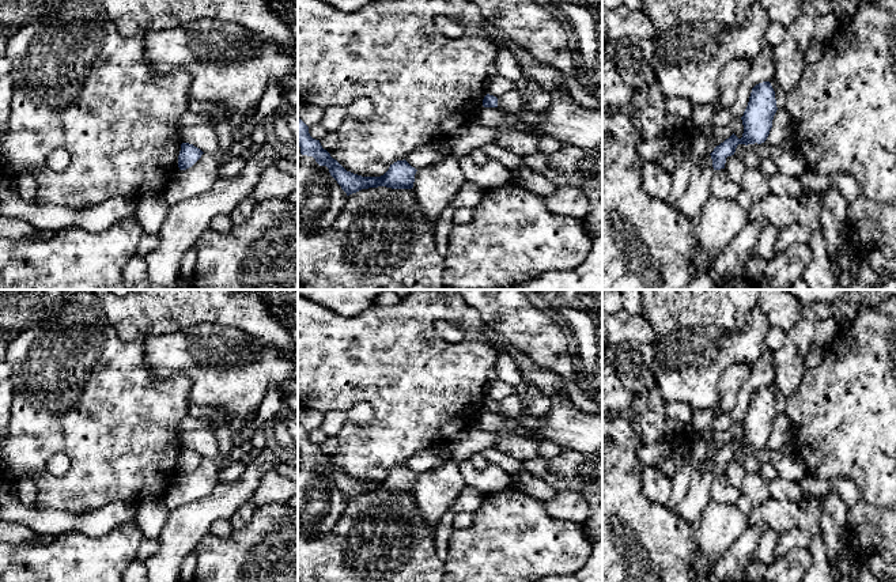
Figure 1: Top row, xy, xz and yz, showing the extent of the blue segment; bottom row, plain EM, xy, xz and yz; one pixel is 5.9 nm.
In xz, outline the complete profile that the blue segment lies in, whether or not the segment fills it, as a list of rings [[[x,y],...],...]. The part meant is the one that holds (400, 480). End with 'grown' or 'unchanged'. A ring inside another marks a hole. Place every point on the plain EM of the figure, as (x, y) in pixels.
[[[298,422],[298,450],[300,458],[313,461],[320,470],[326,470],[330,480],[337,485],[347,500],[362,494],[386,491],[392,494],[412,494],[416,473],[405,464],[390,469],[389,475],[381,481],[362,481],[347,476],[330,458],[322,453],[320,445],[309,438],[309,431]]] | unchanged

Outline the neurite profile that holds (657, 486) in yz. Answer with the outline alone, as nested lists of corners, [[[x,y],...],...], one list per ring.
[[[643,466],[642,490],[649,499],[666,504],[672,494],[672,479],[655,466]]]

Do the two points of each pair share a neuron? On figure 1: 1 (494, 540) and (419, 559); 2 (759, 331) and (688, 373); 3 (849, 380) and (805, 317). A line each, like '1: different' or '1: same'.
1: different
2: same
3: different

